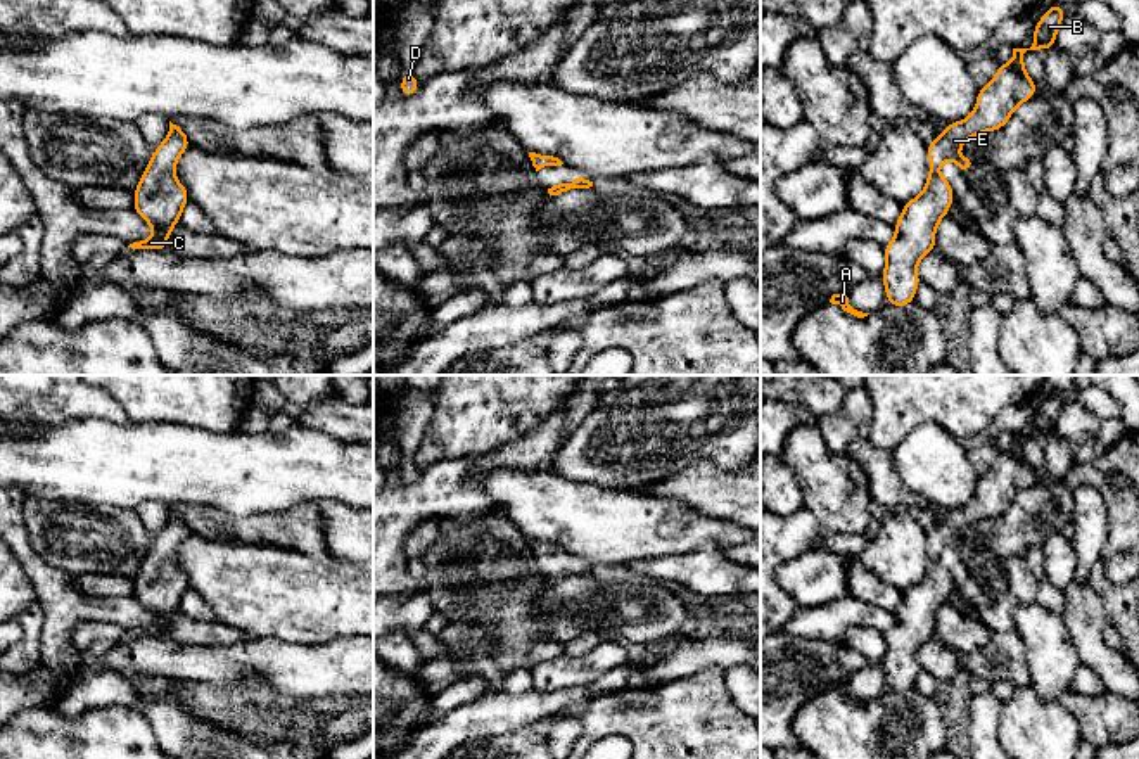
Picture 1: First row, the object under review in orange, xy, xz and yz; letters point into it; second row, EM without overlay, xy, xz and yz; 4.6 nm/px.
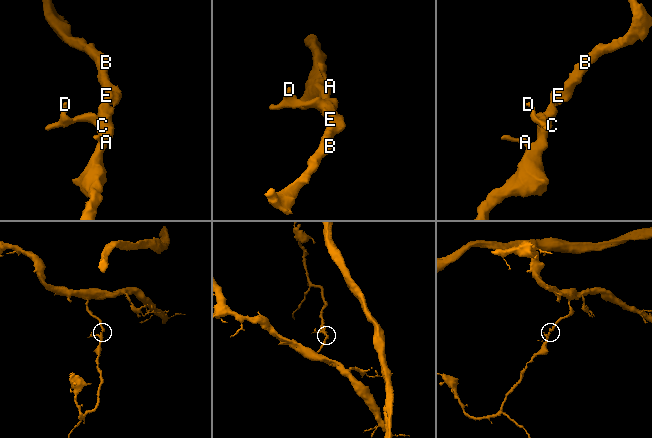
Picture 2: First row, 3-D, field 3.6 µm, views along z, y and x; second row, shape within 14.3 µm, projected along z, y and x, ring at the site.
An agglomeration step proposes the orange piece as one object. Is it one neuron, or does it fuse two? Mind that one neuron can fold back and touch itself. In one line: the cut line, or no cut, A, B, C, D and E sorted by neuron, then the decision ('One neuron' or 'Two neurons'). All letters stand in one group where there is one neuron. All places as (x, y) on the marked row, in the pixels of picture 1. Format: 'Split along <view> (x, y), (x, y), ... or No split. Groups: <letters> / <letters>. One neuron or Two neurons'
No split. Groups: A B C D E. One neuron

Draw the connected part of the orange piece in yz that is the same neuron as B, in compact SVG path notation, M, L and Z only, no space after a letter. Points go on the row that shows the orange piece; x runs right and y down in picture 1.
M1053 3L1035 24L1030 48L1013 48L1013 61L999 64L994 80L978 90L975 111L959 123L949 123L942 135L926 145L930 169L919 197L902 206L895 223L895 239L885 249L887 265L881 280L887 289L887 306L907 306L914 301L914 290L921 284L916 265L935 251L935 228L954 202L951 182L939 175L939 166L951 159L964 175L977 159L961 159L959 147L971 137L1002 128L1013 111L1035 95L1037 85L1025 73L1023 54L1027 50L1051 50L1056 33L1065 19L1065 5Z

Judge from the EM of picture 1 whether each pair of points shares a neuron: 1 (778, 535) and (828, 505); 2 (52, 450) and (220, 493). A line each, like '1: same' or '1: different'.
1: different
2: same

